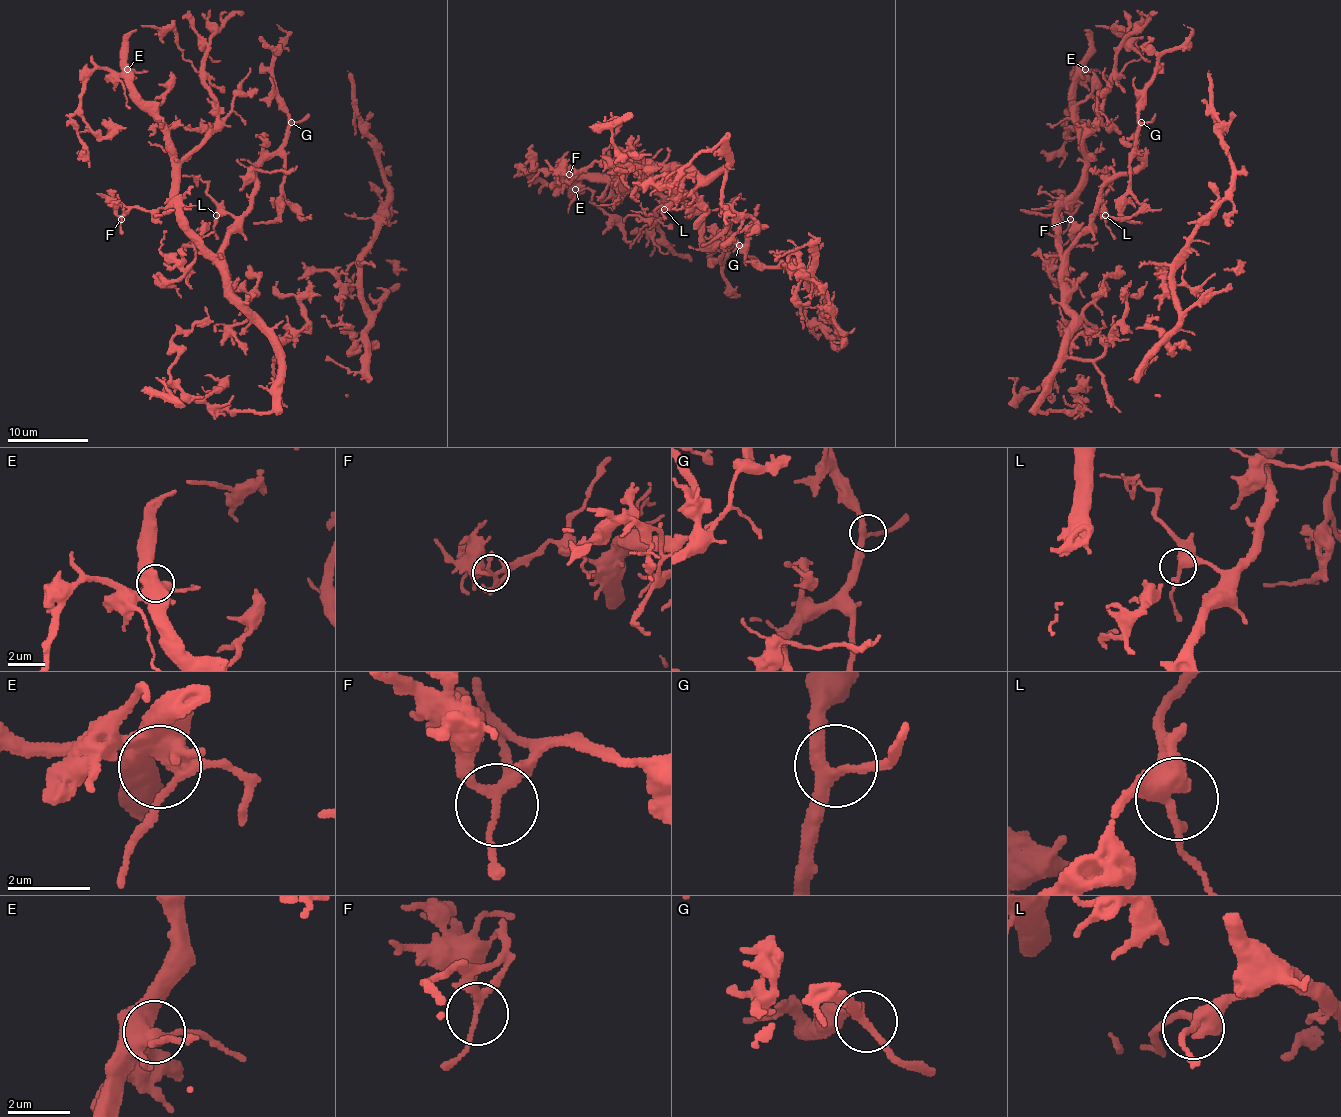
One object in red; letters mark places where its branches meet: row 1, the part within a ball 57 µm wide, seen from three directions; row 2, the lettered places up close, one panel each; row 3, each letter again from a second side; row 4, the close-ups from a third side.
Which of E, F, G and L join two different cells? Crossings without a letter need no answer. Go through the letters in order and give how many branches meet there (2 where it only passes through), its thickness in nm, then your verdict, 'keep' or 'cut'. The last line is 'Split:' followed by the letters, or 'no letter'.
E: 6 branches meet; 500 nm thick; keep
F: 4 branches meet; 190 nm thick; keep
G: 3 branches meet; 280 nm thick; keep
L: 3 branches meet; 280 nm thick; keep
Split: no letter

